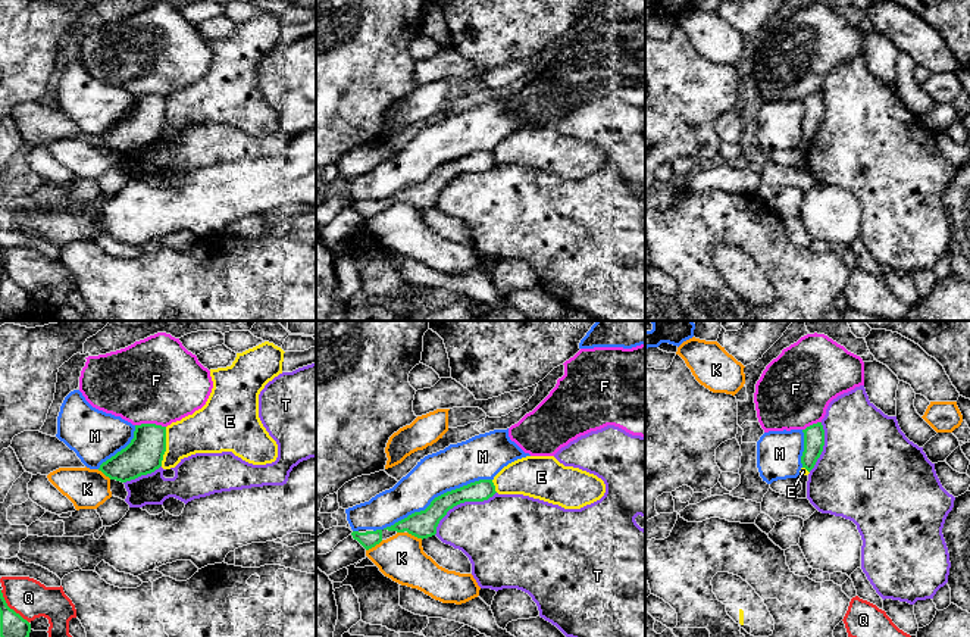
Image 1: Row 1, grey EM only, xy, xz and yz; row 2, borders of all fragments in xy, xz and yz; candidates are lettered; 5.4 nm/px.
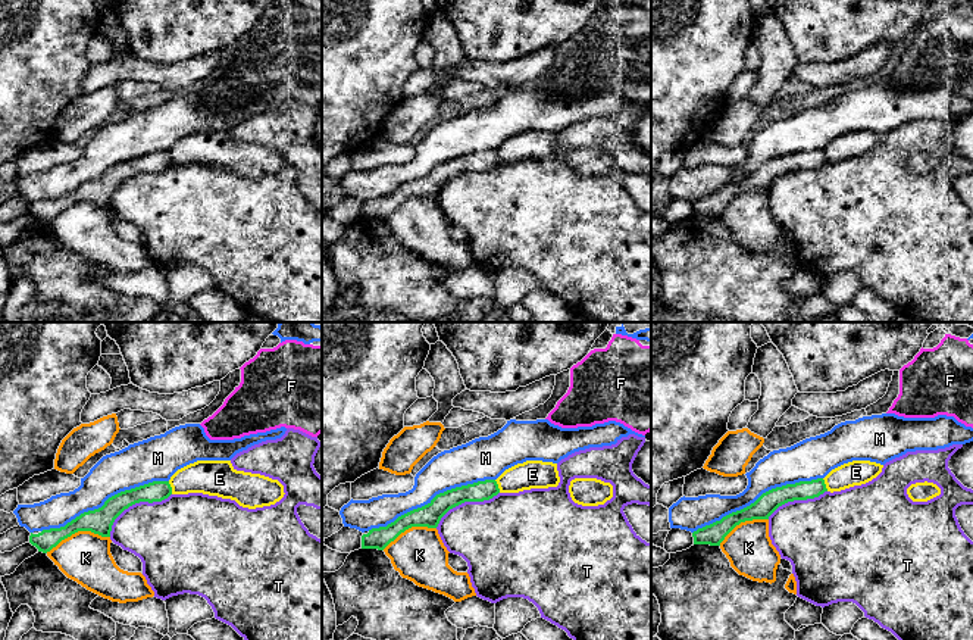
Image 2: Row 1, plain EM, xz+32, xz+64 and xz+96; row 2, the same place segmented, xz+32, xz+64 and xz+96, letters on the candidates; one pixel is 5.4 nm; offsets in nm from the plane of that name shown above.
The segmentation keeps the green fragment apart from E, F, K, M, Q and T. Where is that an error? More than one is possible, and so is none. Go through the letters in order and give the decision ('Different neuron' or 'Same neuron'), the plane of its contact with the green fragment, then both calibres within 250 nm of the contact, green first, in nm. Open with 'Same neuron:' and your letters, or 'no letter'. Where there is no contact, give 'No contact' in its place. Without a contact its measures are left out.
Same neuron: no letter
E: Different neuron. Touches green in xy. Thickness 200 nm (green) against 240 nm
F: Different neuron. Touches green in xy. Thickness 200 nm (green) against 480 nm
K: Different neuron. Touches green in xz. Thickness 90 nm (green) against 260 nm
M: Different neuron. Touches green in xz. Thickness 150 nm (green) against 240 nm
Q: Different neuron. Touches green in xy. Thickness 160 nm (green) against 200 nm
T: Different neuron. Touches green in xz. Thickness 150 nm (green) against 380 nm

